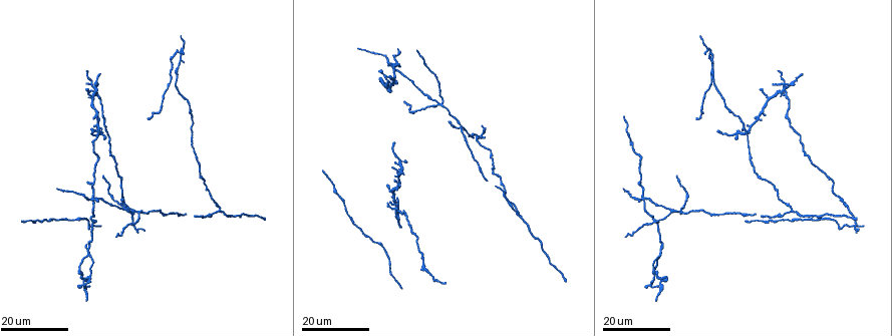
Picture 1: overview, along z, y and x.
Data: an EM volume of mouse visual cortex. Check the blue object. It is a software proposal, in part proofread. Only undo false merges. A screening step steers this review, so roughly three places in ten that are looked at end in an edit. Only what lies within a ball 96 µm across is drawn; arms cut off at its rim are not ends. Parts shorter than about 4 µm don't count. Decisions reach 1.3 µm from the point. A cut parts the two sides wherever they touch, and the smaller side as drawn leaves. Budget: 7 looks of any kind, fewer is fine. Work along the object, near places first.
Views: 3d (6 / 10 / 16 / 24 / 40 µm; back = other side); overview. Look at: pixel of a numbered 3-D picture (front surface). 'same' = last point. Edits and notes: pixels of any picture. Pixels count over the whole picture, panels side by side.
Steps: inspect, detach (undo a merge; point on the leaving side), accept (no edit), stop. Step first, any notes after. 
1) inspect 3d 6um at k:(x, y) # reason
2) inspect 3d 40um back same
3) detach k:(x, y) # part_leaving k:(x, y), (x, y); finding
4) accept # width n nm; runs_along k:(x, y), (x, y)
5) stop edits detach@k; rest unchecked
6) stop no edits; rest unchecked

inspect 3d 24um at 1:(96, 88) # looks like a crossing

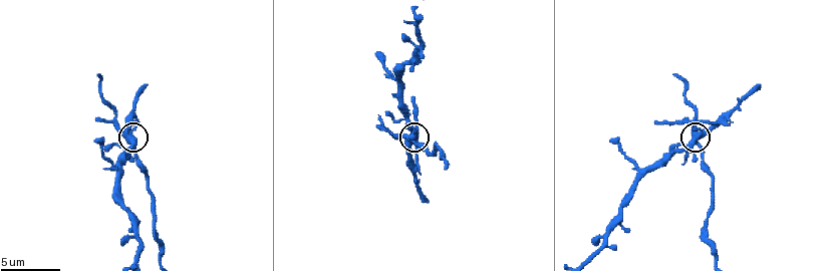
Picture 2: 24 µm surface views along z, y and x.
inspect 3d 6um at 2:(695, 142) # closer look

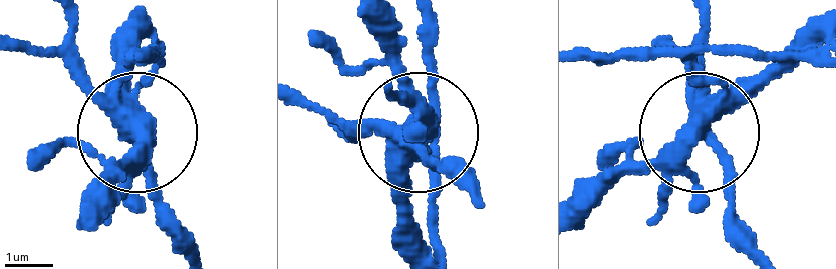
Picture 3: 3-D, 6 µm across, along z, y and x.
detach 3:(155, 174) # side_arm 8 um; arms 4; a second neuron is stuck on

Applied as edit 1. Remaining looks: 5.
inspect overview

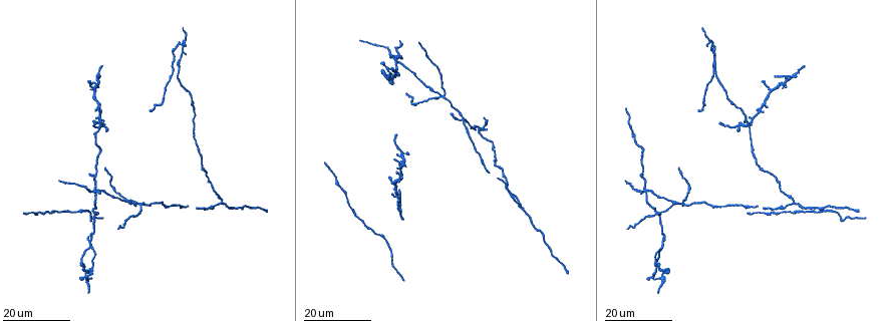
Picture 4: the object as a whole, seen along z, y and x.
inspect 3d 24um at 4:(771, 90) # four-way junction

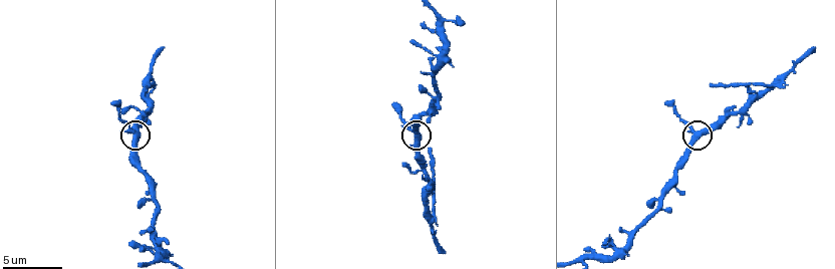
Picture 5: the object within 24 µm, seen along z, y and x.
inspect 3d 10um at 5:(698, 132)

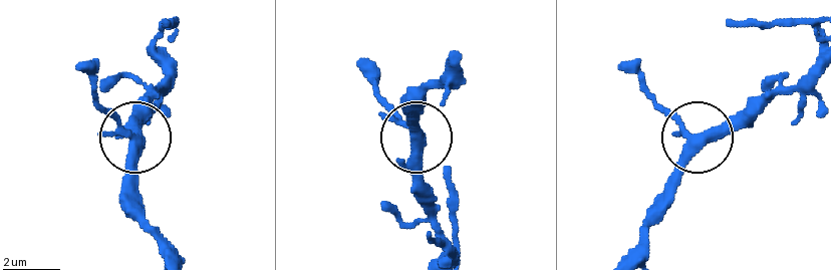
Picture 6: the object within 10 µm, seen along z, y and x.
accept # arms 4; runs_along 6:(622, 258), (653, 222), (695, 138), (644, 87); continuous, no second neuron

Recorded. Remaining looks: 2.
inspect 3d 16um at 4:(763, 170) # calibre changes

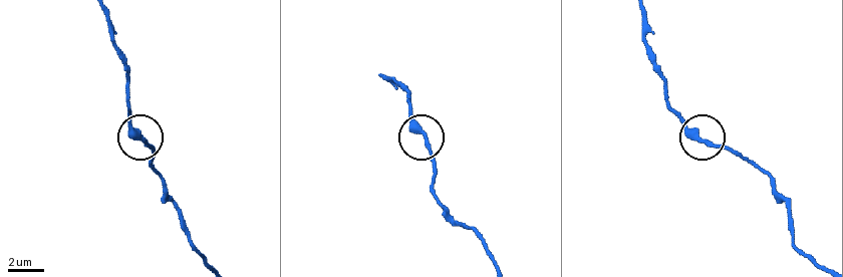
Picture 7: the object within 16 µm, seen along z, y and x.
inspect 3d 10um at 7:(428, 144) # closer look

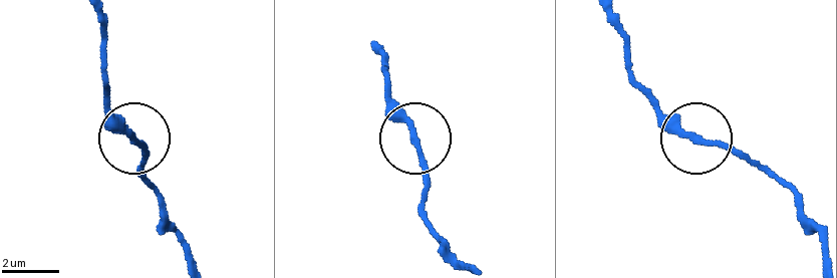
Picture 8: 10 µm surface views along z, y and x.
accept # continuous, no second neuron

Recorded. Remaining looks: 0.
stop edits detach@3; rest unchecked

